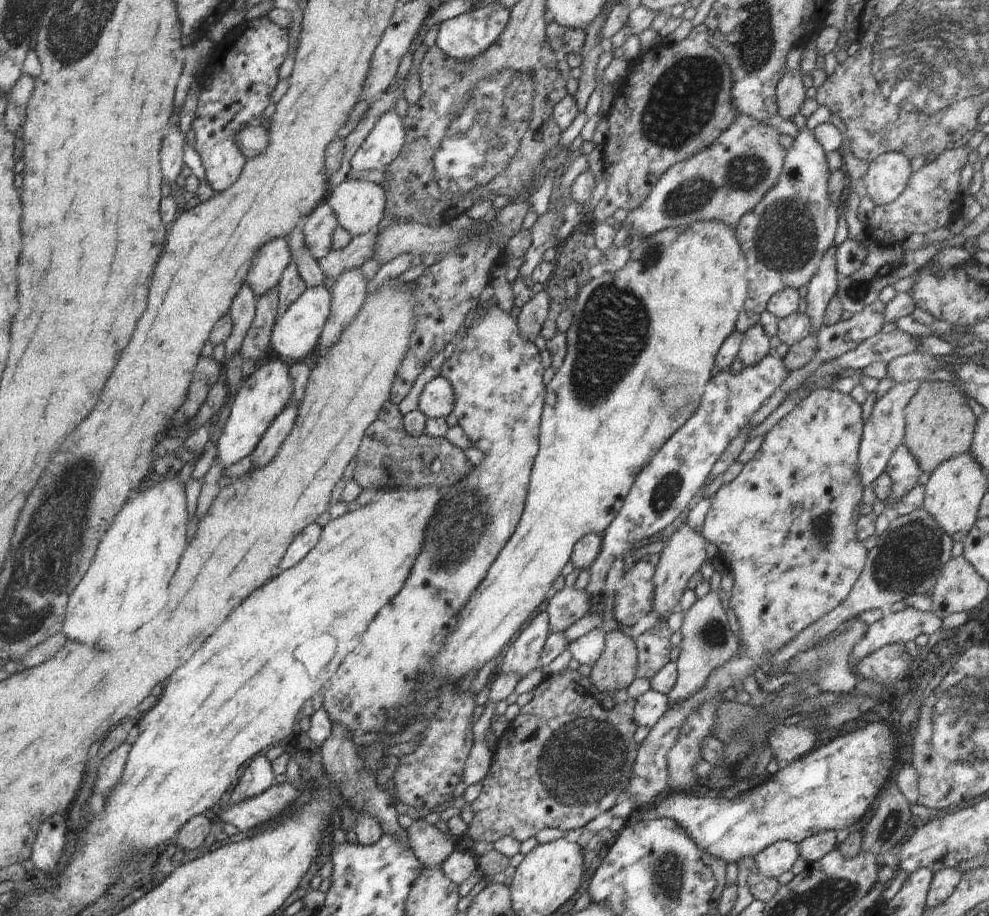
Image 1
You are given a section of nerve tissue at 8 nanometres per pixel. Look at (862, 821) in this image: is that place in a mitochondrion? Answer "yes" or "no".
no

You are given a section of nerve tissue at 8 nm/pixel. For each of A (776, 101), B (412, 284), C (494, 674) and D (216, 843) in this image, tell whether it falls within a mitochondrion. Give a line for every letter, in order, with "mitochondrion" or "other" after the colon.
A: other
B: other
C: other
D: other

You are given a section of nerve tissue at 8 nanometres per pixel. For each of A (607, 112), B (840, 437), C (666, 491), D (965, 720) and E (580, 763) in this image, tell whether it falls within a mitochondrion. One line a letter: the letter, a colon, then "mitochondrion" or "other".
A: other
B: other
C: mitochondrion
D: mitochondrion
E: mitochondrion

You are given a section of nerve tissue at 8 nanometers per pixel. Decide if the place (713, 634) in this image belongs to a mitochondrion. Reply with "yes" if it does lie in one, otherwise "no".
yes

